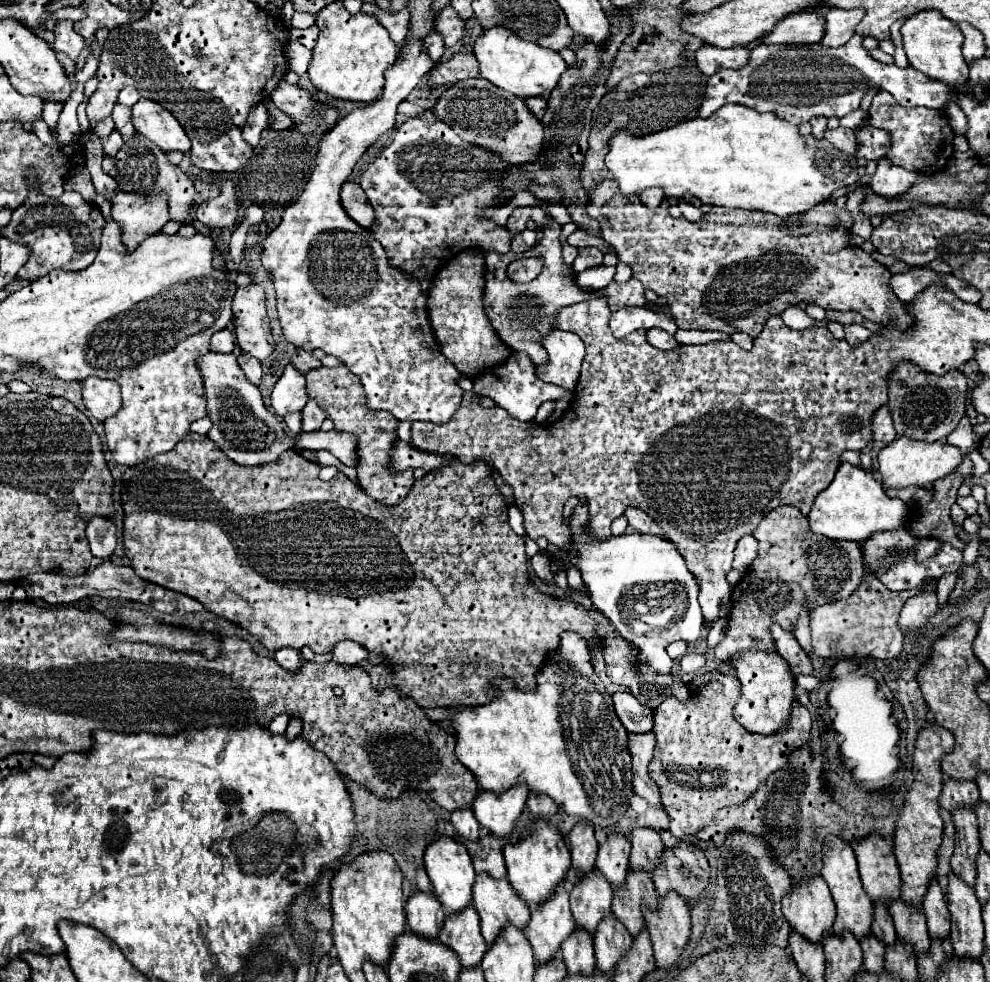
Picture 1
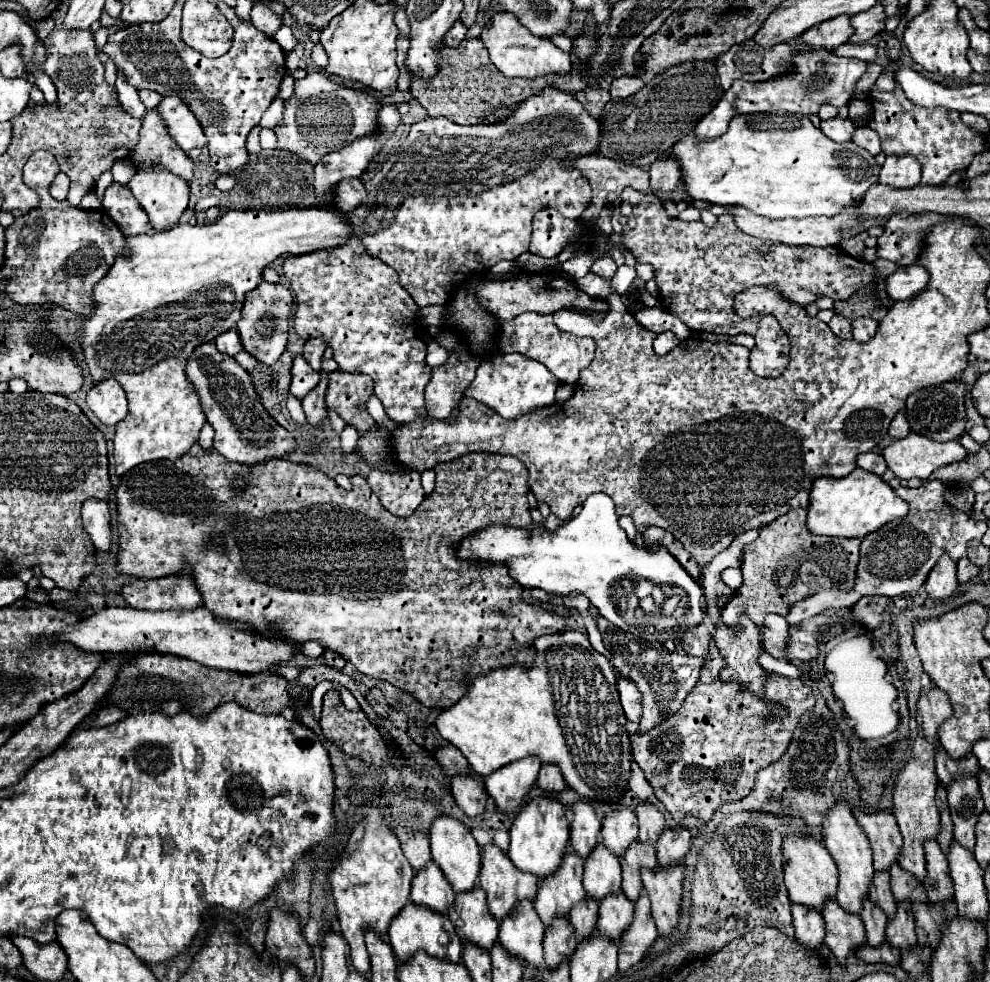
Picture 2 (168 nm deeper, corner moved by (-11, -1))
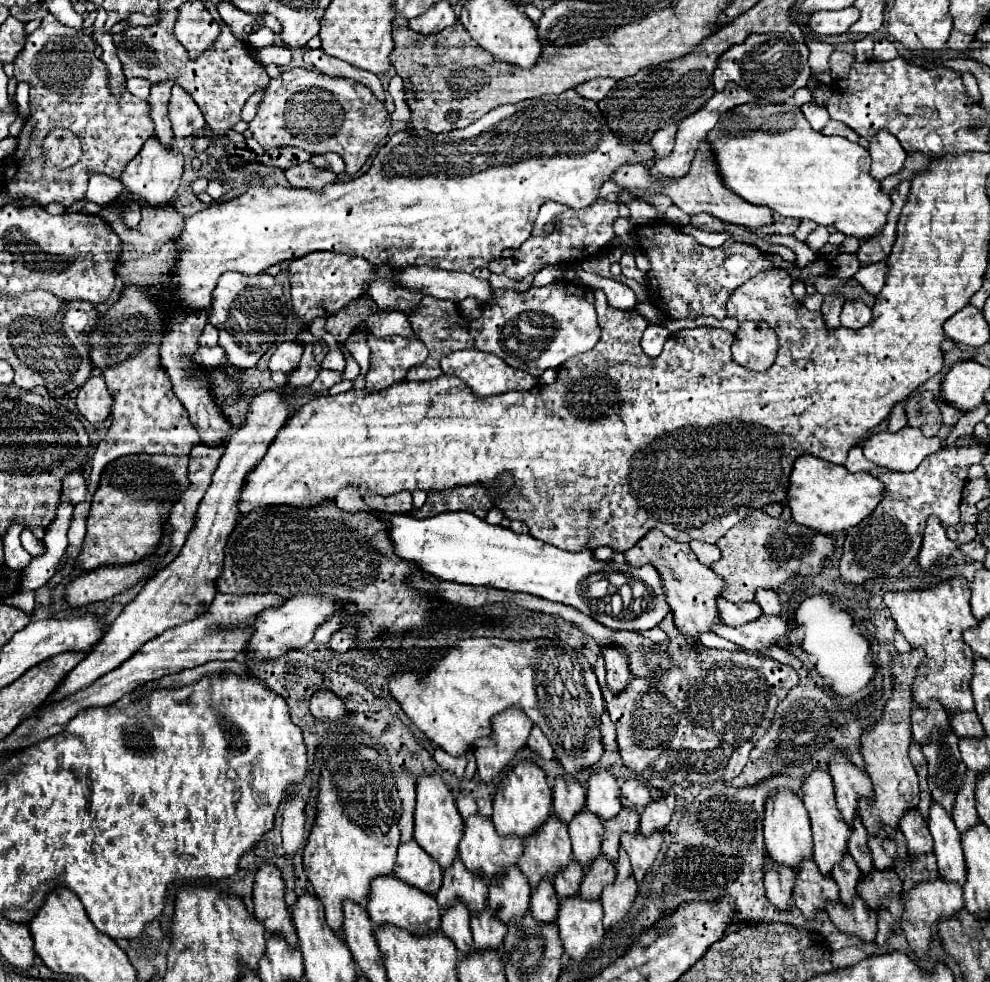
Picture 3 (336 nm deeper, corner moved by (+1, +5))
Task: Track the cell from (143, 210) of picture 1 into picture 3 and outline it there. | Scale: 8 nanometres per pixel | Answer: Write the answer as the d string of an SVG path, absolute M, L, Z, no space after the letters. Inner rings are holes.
M150 137L140 149L140 153L128 163L128 167L124 169L124 175L120 175L120 181L126 187L126 191L140 195L140 199L144 199L144 203L152 203L152 207L170 205L180 185L182 167L184 167L184 157L180 153L166 151L154 137Z

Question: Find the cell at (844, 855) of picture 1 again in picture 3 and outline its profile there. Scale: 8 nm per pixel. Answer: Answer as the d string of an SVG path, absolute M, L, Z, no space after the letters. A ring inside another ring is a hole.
M812 771L810 777L806 779L806 783L802 785L804 791L804 805L808 809L810 821L812 821L812 837L814 837L814 861L820 869L822 875L830 875L834 865L838 865L846 851L848 851L848 841L852 835L850 825L842 819L838 807L836 807L836 799L834 799L834 783L828 771Z

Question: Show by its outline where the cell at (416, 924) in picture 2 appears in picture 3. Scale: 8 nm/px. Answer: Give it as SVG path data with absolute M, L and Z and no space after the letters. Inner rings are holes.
M394 875L376 877L372 881L366 909L368 909L370 921L374 927L396 925L400 929L406 929L412 935L418 935L418 937L436 933L440 927L440 919L442 919L442 911L440 911L436 899L432 895L424 895L424 891L416 891L414 887L400 883L400 879L396 879Z

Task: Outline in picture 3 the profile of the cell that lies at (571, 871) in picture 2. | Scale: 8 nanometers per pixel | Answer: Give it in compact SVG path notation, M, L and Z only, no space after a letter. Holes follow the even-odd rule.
M550 817L536 835L524 841L524 855L520 857L518 869L528 879L530 887L536 889L544 877L554 879L556 873L564 871L570 861L572 849L568 827L560 819Z

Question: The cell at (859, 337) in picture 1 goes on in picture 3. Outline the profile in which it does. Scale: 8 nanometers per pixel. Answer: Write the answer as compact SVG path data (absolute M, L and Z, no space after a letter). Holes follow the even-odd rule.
M846 301L842 309L842 327L862 329L872 319L872 309L862 301Z

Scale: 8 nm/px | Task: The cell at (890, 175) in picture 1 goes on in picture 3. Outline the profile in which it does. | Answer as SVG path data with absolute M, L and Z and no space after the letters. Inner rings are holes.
M880 131L870 141L870 157L872 157L872 169L870 175L878 181L896 175L906 161L906 153L902 151L902 145L898 139L886 131Z

